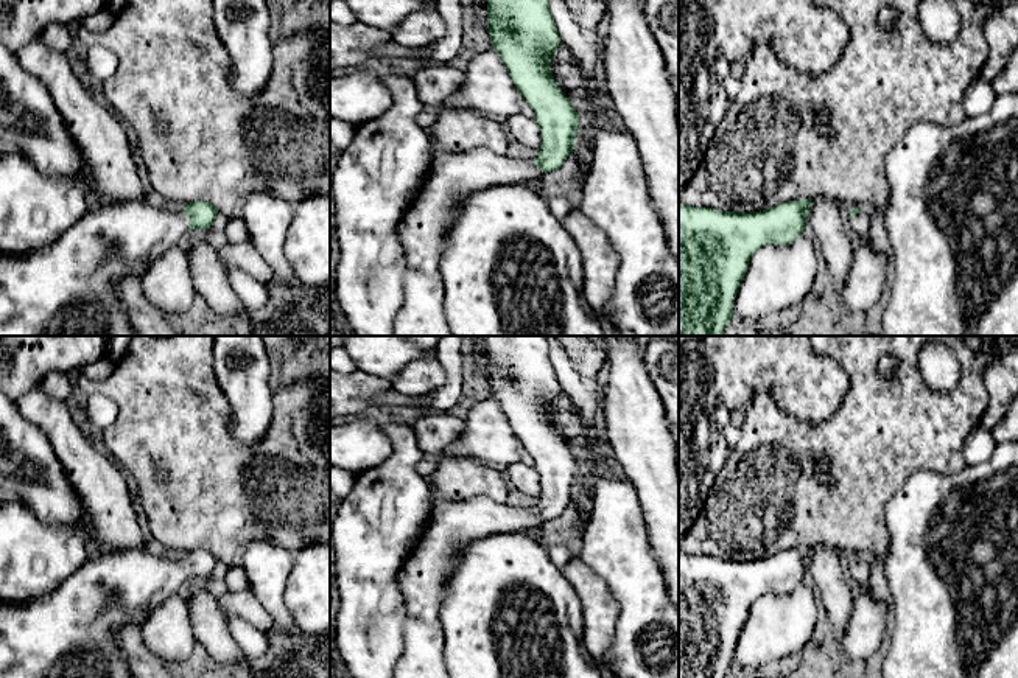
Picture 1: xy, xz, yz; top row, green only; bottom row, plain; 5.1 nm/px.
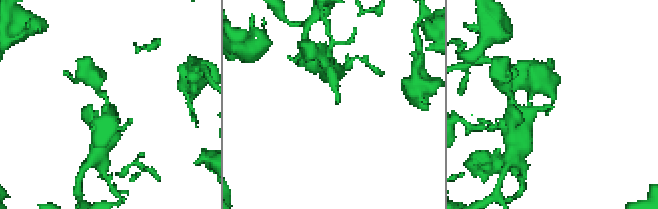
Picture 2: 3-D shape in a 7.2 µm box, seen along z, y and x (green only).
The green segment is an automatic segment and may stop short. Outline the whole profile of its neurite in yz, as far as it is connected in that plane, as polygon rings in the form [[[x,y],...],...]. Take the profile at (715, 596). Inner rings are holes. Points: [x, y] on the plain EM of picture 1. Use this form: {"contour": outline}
{"contour": [[[813,546],[763,560],[722,560],[679,549],[679,676],[725,678],[752,603],[763,594],[786,594],[805,580]]]}

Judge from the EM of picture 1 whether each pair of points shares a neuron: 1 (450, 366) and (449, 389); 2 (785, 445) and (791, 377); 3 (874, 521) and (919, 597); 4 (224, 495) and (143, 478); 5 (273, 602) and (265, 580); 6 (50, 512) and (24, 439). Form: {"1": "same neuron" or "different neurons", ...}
{"1": "same neuron", "2": "different neurons", "3": "different neurons", "4": "same neuron", "5": "same neuron", "6": "same neuron"}

